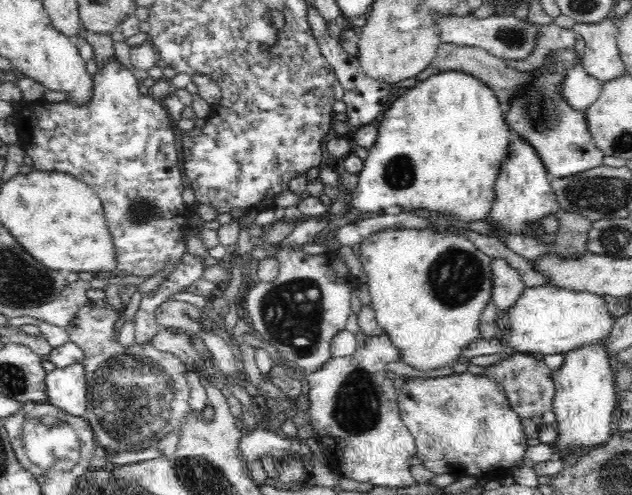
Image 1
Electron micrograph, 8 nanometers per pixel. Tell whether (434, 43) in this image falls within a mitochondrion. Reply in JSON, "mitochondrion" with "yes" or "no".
{"mitochondrion":"no"}

